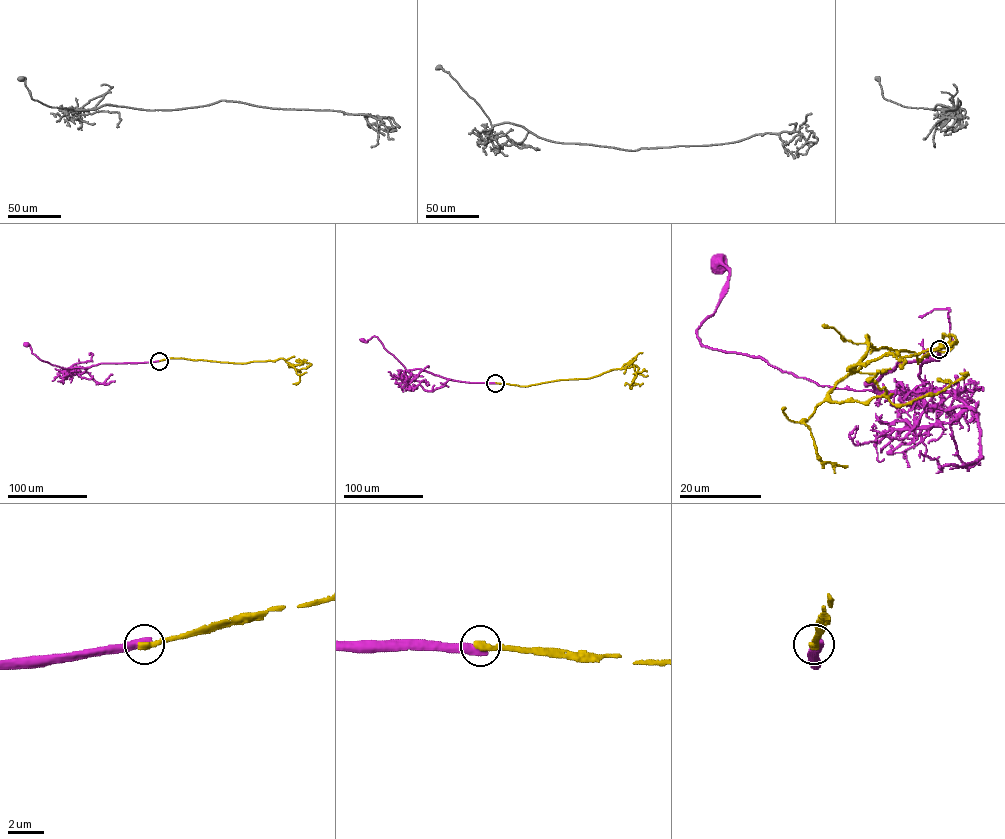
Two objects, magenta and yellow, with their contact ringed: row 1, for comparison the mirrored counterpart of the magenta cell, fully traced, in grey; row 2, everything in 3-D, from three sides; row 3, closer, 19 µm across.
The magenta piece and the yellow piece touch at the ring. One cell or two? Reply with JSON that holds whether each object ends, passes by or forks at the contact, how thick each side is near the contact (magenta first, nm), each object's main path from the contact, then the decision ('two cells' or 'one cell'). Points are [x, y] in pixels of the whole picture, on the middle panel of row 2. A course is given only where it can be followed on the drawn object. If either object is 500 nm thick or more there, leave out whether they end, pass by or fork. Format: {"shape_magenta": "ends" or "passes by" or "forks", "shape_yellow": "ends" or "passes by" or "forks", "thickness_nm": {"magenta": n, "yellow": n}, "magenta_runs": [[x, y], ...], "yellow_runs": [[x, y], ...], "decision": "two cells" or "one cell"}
{"thickness_nm": {"magenta": 550, "yellow": 400}, "magenta_runs": [[495, 383], [450, 380], [420, 369], [405, 370], [377, 337], [373, 336], [366, 342], [363, 340]], "yellow_runs": [[495, 383], [529, 386], [590, 378], [622, 369], [631, 361], [636, 377], [630, 385], [625, 385]], "decision": "two cells"}

